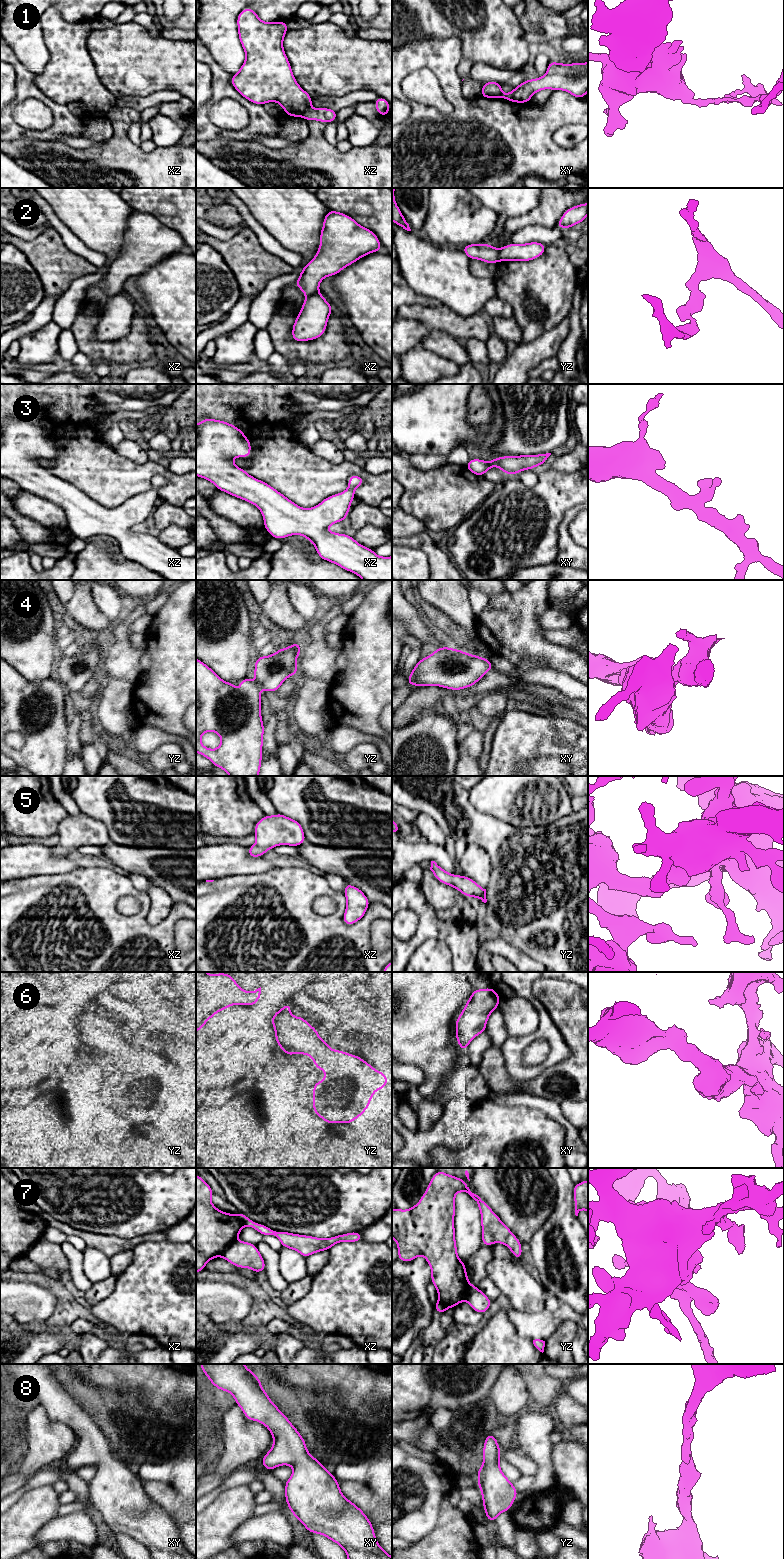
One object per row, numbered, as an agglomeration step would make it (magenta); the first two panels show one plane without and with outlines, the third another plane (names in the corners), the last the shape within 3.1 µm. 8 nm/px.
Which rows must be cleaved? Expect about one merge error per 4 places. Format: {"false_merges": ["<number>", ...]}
{"false_merges": ["1", "2"]}

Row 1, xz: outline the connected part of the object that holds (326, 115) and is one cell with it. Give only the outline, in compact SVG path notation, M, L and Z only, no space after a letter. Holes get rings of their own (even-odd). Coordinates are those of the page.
M310 108L307 110L302 116L305 120L317 120L324 123L332 123L337 118L338 112L330 109L330 108Z

